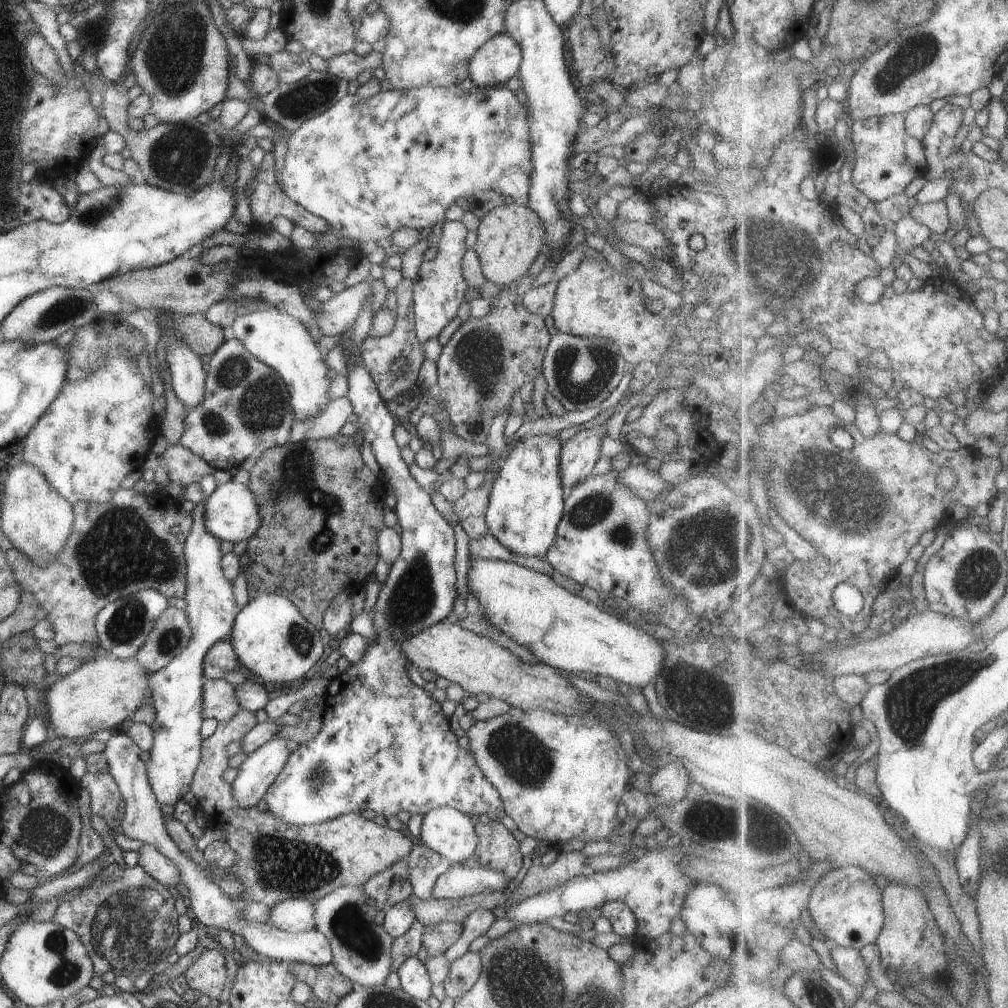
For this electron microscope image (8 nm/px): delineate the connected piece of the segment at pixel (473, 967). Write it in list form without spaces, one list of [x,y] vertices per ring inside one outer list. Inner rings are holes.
[[[468,951],[450,963],[448,978],[443,982],[445,996],[458,1000],[476,984],[483,969],[481,954]]]

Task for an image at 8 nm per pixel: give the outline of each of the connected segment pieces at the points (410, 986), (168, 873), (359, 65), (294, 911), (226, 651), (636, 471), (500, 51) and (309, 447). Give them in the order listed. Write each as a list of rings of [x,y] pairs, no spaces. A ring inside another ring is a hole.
[[[417,956],[405,960],[397,970],[401,989],[412,998],[427,1001],[432,995],[433,982],[428,976],[425,964]]]
[[[148,843],[138,851],[138,865],[142,865],[160,884],[166,888],[174,888],[181,883],[178,866],[166,858],[155,846]]]
[[[353,50],[327,61],[327,71],[338,78],[351,83],[356,81],[358,75],[364,70],[376,70],[380,65],[380,54],[378,51],[371,51],[367,56],[360,56]]]
[[[286,899],[270,907],[268,924],[287,933],[299,933],[315,928],[315,909],[306,899]]]
[[[229,638],[218,640],[206,651],[203,673],[207,679],[222,679],[229,670],[242,670]]]
[[[631,464],[619,472],[617,479],[646,503],[652,503],[666,487],[672,486],[665,482],[658,472],[648,470],[644,465]]]
[[[500,33],[478,48],[469,62],[468,77],[475,89],[505,86],[510,78],[517,76],[521,60],[522,53],[518,43],[508,33]]]
[[[340,434],[330,440],[310,439],[296,444],[288,442],[281,447],[272,447],[271,449],[264,451],[256,464],[254,464],[254,467],[249,471],[250,484],[248,484],[247,487],[254,493],[257,509],[261,518],[258,530],[247,540],[247,549],[245,550],[246,553],[243,557],[249,600],[255,599],[257,596],[264,593],[280,595],[276,588],[272,588],[272,584],[276,584],[278,580],[280,580],[280,582],[286,582],[286,586],[282,586],[282,588],[286,588],[286,590],[290,588],[290,590],[294,590],[294,592],[284,593],[284,595],[287,596],[287,599],[290,600],[292,604],[296,605],[300,614],[307,621],[310,621],[310,624],[313,624],[318,630],[323,628],[322,619],[324,618],[326,609],[330,606],[332,599],[337,594],[351,594],[365,586],[366,579],[368,578],[368,575],[374,571],[374,566],[376,566],[376,562],[378,562],[379,558],[379,555],[377,554],[377,534],[379,533],[379,530],[385,526],[383,522],[383,510],[385,509],[383,501],[387,494],[386,484],[381,476],[376,477],[374,472],[370,471],[370,469],[364,465],[360,450],[357,446],[354,446],[353,439],[354,437],[351,439],[350,437],[345,437]],[[302,570],[308,570],[308,572],[312,572],[312,574],[316,574],[316,576],[324,576],[324,574],[332,574],[332,576],[328,576],[328,582],[326,582],[326,586],[324,586],[322,591],[298,592],[298,572],[302,572]],[[262,572],[270,578],[270,584],[266,584],[266,586],[258,586],[258,582],[262,584]]]

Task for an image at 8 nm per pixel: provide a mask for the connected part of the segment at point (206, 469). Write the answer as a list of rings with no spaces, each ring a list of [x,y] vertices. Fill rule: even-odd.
[[[180,443],[160,447],[158,461],[168,470],[171,482],[182,483],[185,486],[198,483],[203,476],[215,472],[203,458]]]

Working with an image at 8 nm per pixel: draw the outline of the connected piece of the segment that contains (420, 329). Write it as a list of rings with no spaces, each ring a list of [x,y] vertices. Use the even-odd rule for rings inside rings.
[[[446,220],[438,240],[436,257],[422,261],[417,278],[413,281],[415,331],[423,350],[424,343],[434,336],[440,336],[443,328],[456,317],[460,304],[465,300],[464,292],[469,286],[462,276],[461,260],[467,251],[464,240],[468,232],[462,221]]]

